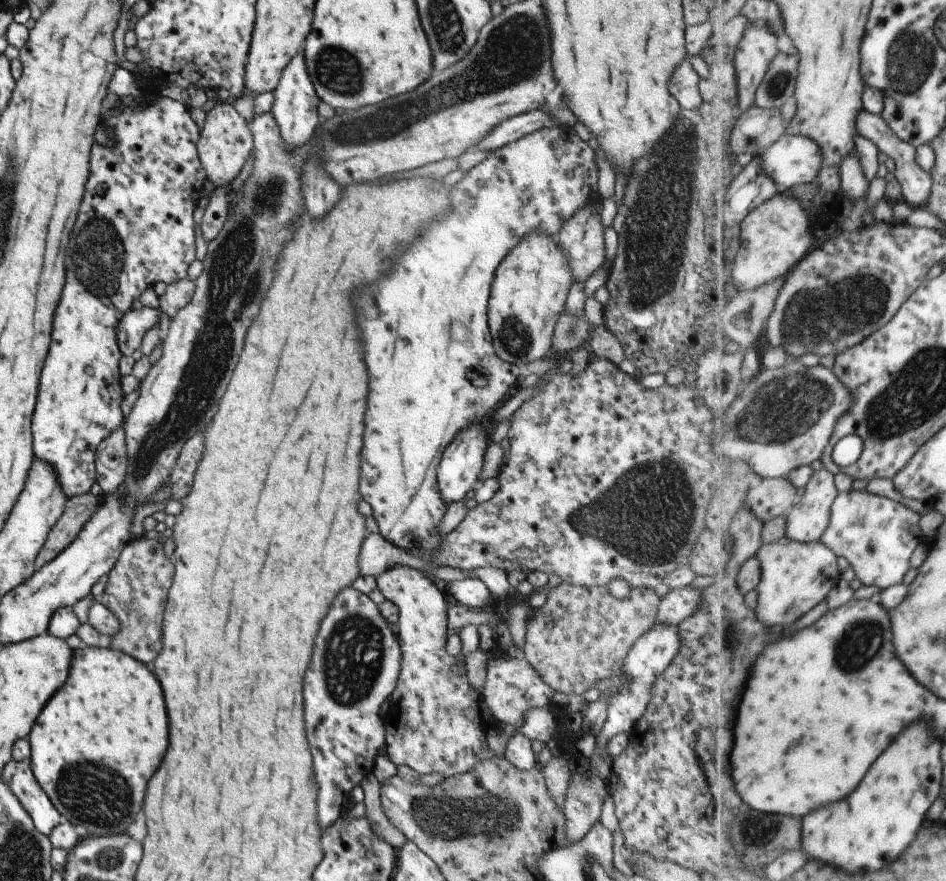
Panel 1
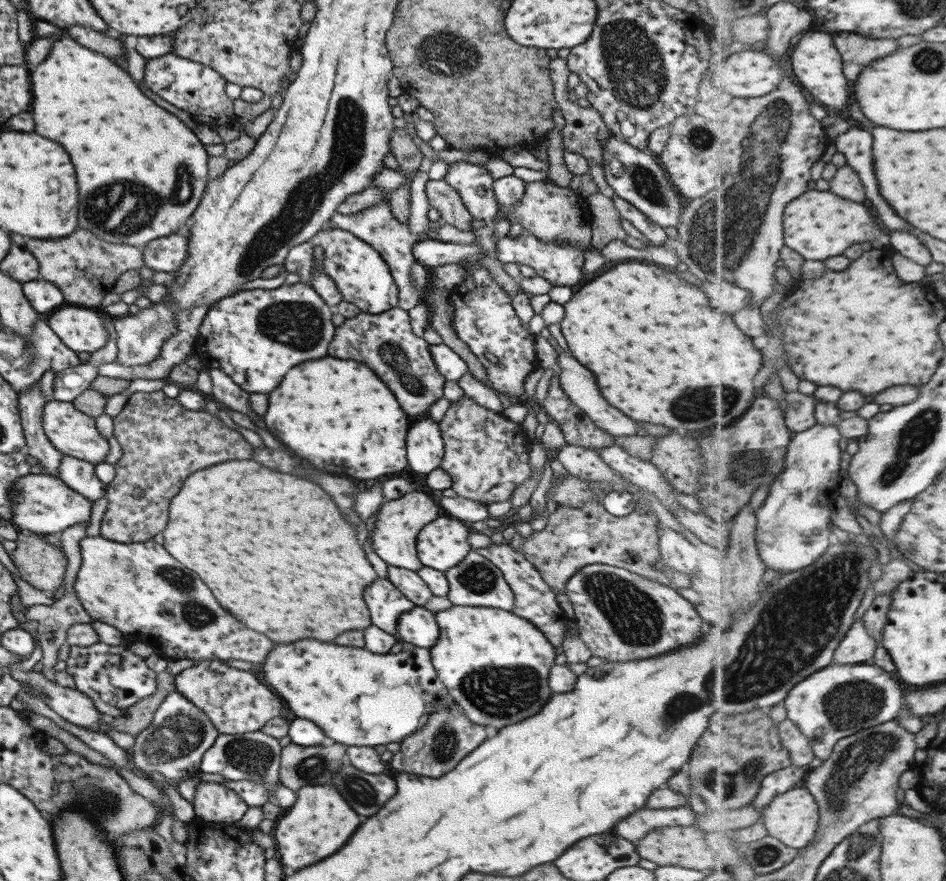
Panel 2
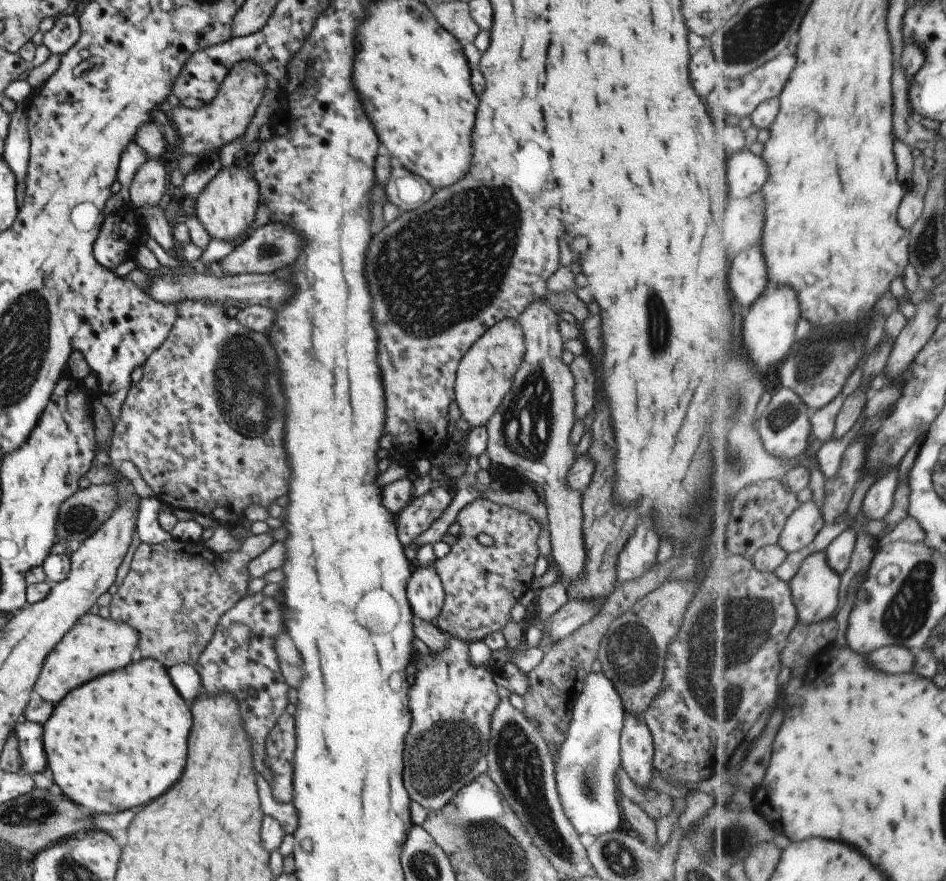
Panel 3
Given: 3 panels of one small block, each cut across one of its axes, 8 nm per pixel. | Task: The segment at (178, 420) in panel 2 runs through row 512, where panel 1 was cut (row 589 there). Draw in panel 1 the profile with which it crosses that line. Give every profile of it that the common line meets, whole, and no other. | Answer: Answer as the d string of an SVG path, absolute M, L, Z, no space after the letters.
M142 535L127 542L106 576L104 590L96 599L117 617L120 624L118 633L110 637L109 648L140 663L151 664L161 650L161 614L173 576L171 562L163 556L162 546L156 540Z

